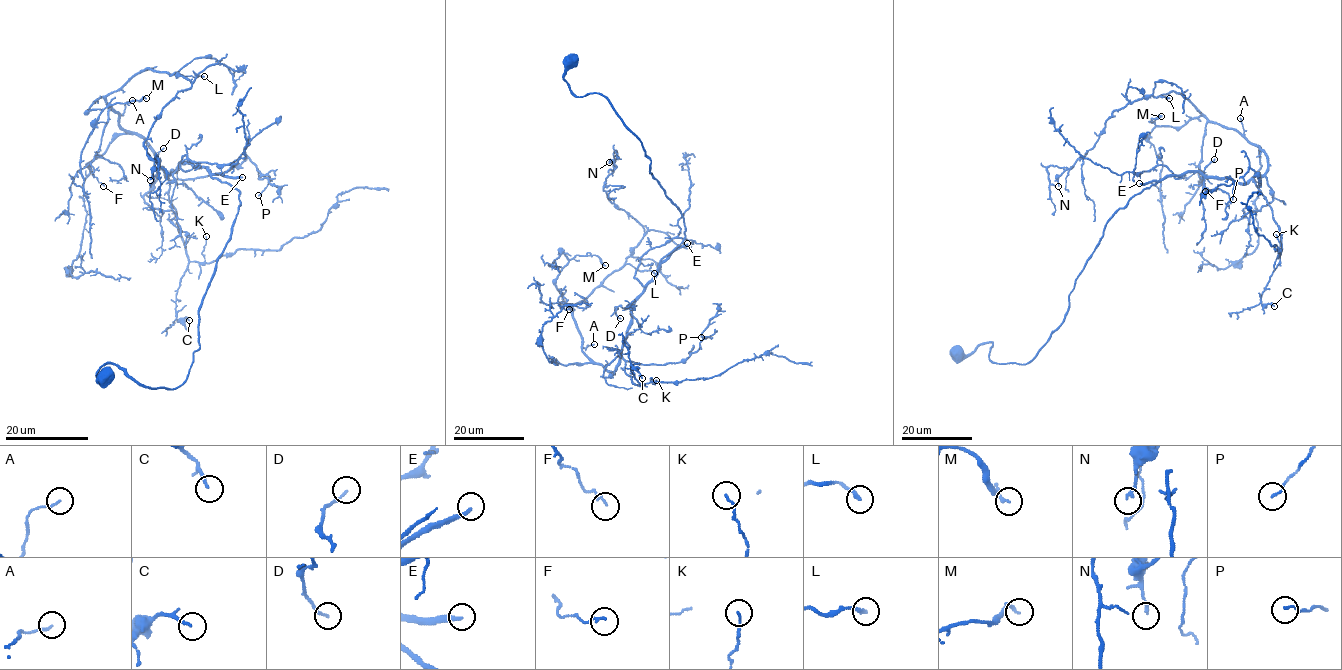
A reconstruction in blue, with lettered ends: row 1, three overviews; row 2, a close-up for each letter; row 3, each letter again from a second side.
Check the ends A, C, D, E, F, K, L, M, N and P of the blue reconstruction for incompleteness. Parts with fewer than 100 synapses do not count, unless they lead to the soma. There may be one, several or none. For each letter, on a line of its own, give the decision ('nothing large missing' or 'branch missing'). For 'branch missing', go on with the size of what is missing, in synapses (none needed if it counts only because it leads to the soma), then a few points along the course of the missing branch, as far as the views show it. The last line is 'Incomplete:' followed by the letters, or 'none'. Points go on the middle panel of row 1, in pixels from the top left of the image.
A: nothing large missing
C: nothing large missing
D: nothing large missing
E: branch missing; about 400 synapses; missing branch runs (687, 243), (816, 198), (846, 182), (853, 163), (821, 193), (831, 208), (807, 187), (821, 137)
F: nothing large missing
K: nothing large missing
L: nothing large missing
M: nothing large missing
N: nothing large missing
P: nothing large missing
Incomplete: E

